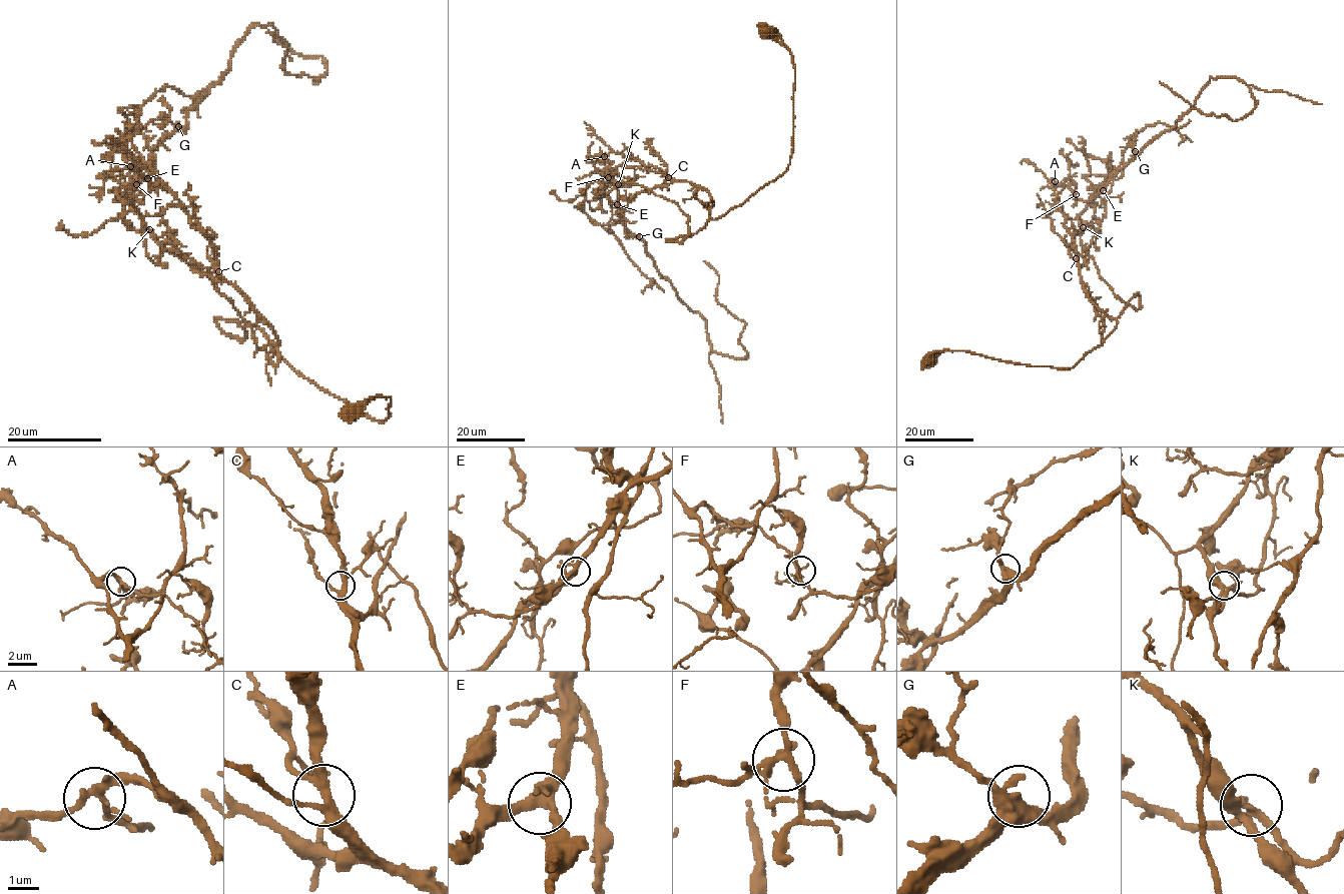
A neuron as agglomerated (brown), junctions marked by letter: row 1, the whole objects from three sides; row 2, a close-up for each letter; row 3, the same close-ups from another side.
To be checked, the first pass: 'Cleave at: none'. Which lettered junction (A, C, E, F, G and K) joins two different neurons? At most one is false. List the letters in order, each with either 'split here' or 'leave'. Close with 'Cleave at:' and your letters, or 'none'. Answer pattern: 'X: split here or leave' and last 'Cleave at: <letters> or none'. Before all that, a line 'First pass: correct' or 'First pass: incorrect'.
First pass: incorrect
A: leave
C: leave
E: leave
F: leave
G: leave
K: split here
Cleave at: K

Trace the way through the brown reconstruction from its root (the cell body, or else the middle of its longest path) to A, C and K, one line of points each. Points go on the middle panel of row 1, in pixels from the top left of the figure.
A: (767, 31), (794, 66), (793, 152), (774, 180), (712, 219), (712, 198), (697, 185), (622, 153), (604, 156)
C: (767, 31), (787, 49), (794, 66), (787, 168), (715, 219), (705, 190), (668, 177)
K: (767, 31), (794, 66), (787, 168), (695, 233), (667, 240), (681, 242), (688, 217), (674, 202), (618, 184)

